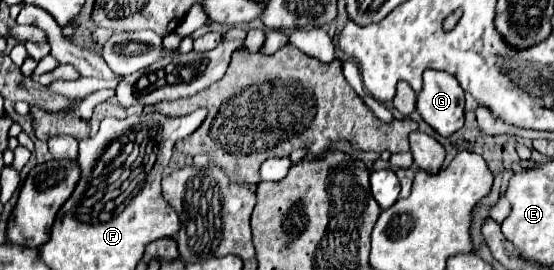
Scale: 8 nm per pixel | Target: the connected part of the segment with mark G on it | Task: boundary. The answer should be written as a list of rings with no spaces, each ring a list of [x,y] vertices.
[[[427,70],[423,90],[417,94],[417,112],[441,136],[451,136],[463,126],[465,92],[449,72]]]

